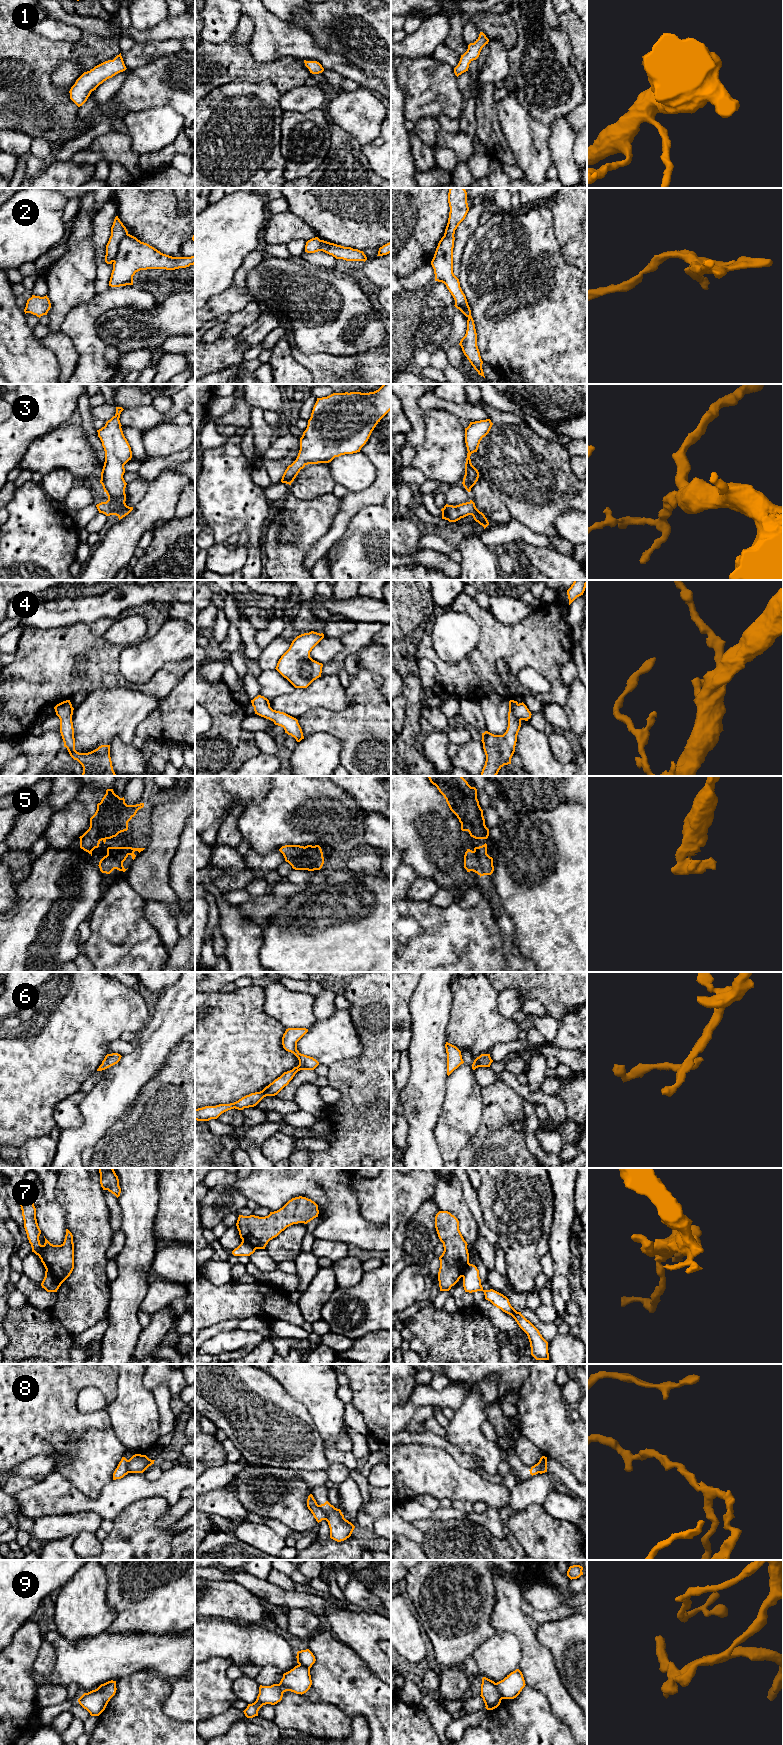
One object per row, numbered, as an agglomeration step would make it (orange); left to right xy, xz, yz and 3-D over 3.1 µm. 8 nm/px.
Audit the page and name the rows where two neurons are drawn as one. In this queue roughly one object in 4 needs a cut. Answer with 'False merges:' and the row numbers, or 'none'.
False merges: 7, 8, 9

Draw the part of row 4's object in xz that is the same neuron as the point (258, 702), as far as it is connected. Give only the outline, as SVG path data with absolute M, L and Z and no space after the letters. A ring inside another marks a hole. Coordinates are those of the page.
M258 695L251 700L251 703L255 714L273 721L275 725L283 727L285 733L294 737L297 742L304 739L298 720L284 712L273 710L267 698Z

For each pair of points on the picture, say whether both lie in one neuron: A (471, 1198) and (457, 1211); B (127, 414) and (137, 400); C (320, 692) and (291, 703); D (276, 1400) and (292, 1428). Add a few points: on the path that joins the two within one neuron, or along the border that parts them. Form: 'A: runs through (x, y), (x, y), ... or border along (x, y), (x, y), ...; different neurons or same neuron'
A: border along (459, 1180), (462, 1185), (462, 1195), (476, 1224); different neurons
B: border along (151, 403), (124, 409); different neurons
C: runs through (313, 696), (298, 702); same neuron
D: runs through (276, 1407), (276, 1412), (285, 1421); same neuron

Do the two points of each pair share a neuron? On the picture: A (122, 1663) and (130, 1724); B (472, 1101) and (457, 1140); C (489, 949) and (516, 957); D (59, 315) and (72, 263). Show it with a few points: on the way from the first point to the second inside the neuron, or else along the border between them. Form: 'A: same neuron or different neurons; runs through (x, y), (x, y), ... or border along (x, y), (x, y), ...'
A: different neurons; border along (147, 1670), (137, 1670), (116, 1681)
B: same neuron; runs through (462, 1111), (457, 1124), (457, 1130)
C: different neurons; border along (499, 930), (502, 951), (507, 961)
D: same neuron; runs through (61, 302), (72, 276)

